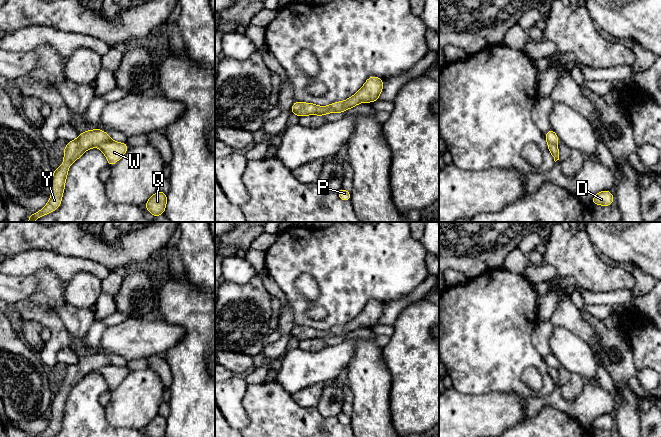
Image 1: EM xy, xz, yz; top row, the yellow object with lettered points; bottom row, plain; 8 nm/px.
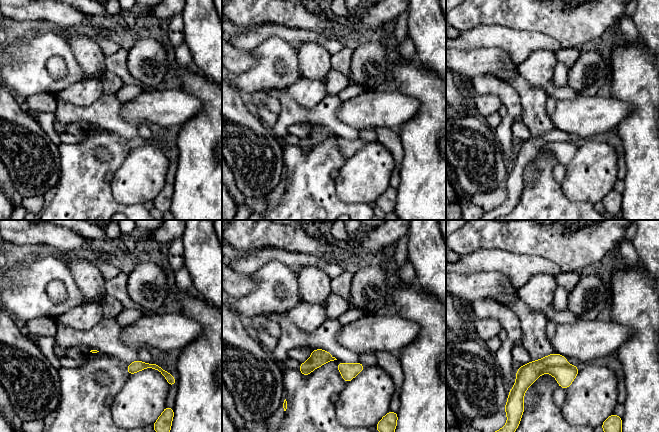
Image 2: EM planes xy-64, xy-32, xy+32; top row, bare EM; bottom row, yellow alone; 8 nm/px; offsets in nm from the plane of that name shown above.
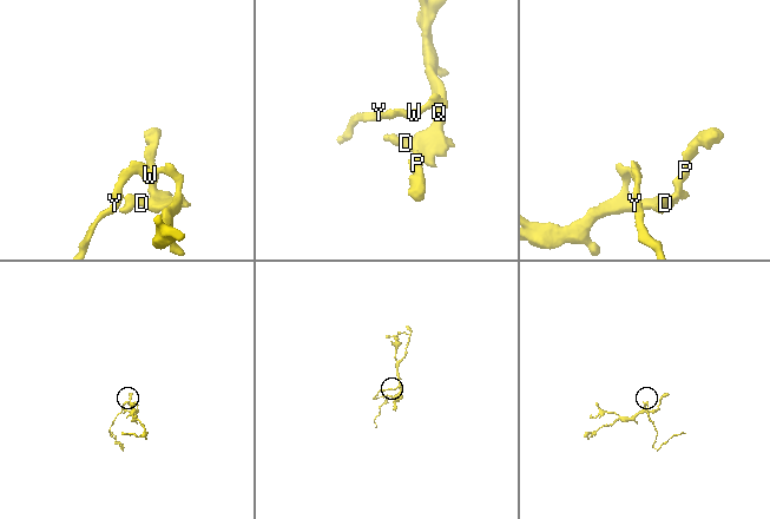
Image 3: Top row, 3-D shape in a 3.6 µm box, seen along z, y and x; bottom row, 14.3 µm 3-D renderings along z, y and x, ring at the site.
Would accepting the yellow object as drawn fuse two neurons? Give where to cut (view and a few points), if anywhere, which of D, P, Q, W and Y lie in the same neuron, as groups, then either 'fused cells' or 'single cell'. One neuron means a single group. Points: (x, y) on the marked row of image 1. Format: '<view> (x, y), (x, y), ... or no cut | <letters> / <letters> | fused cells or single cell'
xy (110, 139), (101, 142), (97, 146) | D P Q W / Y | fused cells

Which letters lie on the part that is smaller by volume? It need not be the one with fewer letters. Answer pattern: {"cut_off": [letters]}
{"cut_off": ["Y"]}

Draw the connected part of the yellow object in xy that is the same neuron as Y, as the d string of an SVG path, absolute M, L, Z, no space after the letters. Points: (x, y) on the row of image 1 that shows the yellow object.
M97 128L82 132L76 140L68 142L64 148L64 162L59 168L54 170L53 177L50 181L52 195L49 202L43 209L30 214L28 222L34 222L39 217L55 211L61 205L69 166L88 149L110 140L111 138L107 133Z

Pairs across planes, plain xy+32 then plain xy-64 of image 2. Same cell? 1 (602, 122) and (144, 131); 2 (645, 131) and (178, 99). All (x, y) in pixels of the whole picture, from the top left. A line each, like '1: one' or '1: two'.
1: two
2: two

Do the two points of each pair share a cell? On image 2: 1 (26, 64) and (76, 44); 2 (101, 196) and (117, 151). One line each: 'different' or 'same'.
1: different
2: same

